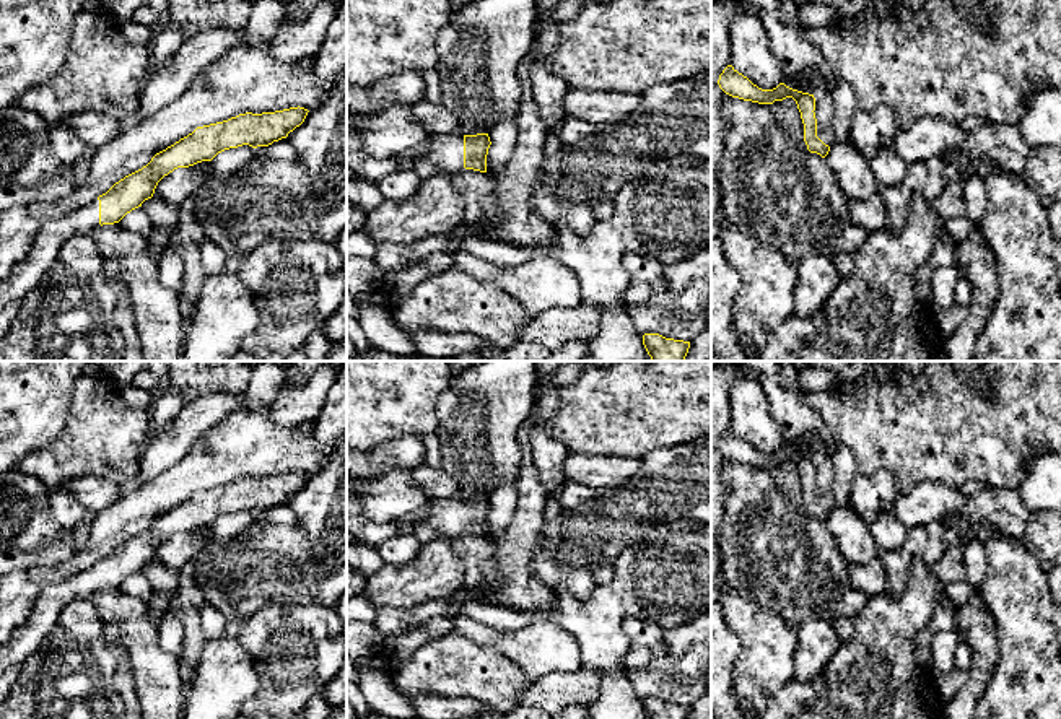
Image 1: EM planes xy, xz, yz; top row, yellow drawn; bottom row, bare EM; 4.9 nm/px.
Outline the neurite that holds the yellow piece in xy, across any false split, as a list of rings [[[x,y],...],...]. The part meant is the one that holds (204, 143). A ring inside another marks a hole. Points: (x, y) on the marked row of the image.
[[[299,106],[262,114],[246,112],[197,127],[187,137],[156,153],[146,166],[116,182],[106,194],[62,218],[47,221],[39,229],[28,255],[0,281],[0,337],[7,333],[20,312],[23,298],[54,264],[68,239],[88,234],[99,224],[119,223],[127,213],[151,198],[158,182],[177,168],[212,161],[229,148],[269,146],[286,138],[304,122],[308,112]]]

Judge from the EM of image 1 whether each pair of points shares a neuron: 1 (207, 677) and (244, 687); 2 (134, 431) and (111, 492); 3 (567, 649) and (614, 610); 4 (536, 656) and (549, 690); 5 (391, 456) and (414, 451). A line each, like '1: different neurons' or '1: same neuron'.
1: same neuron
2: different neurons
3: different neurons
4: different neurons
5: same neuron

